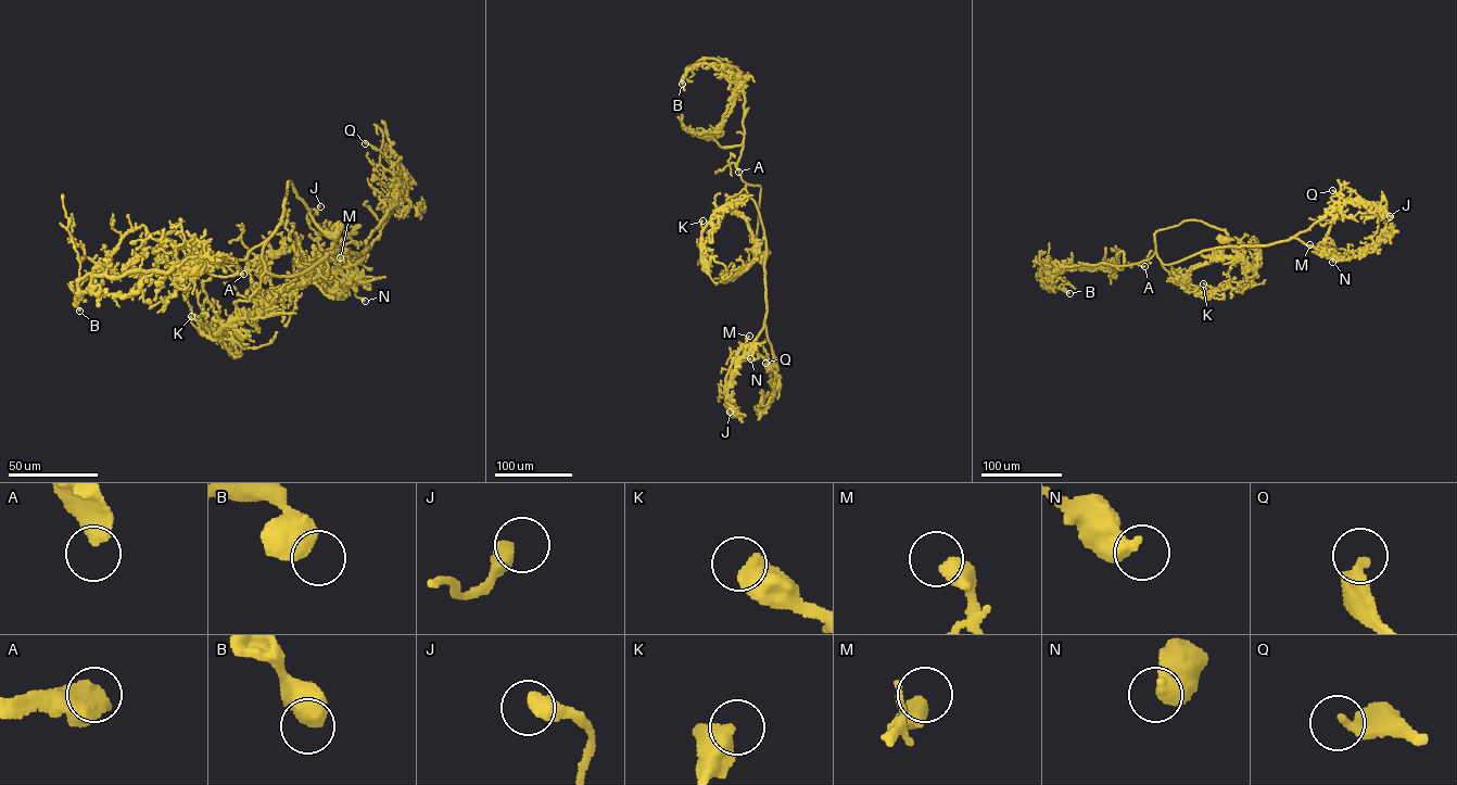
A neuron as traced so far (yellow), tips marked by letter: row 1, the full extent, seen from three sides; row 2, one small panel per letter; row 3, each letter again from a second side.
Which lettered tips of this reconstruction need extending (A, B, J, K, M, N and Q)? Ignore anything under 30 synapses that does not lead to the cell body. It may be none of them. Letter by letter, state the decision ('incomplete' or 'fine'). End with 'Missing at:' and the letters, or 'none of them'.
A: incomplete
B: fine
J: fine
K: fine
M: fine
N: fine
Q: fine
Missing at: A

